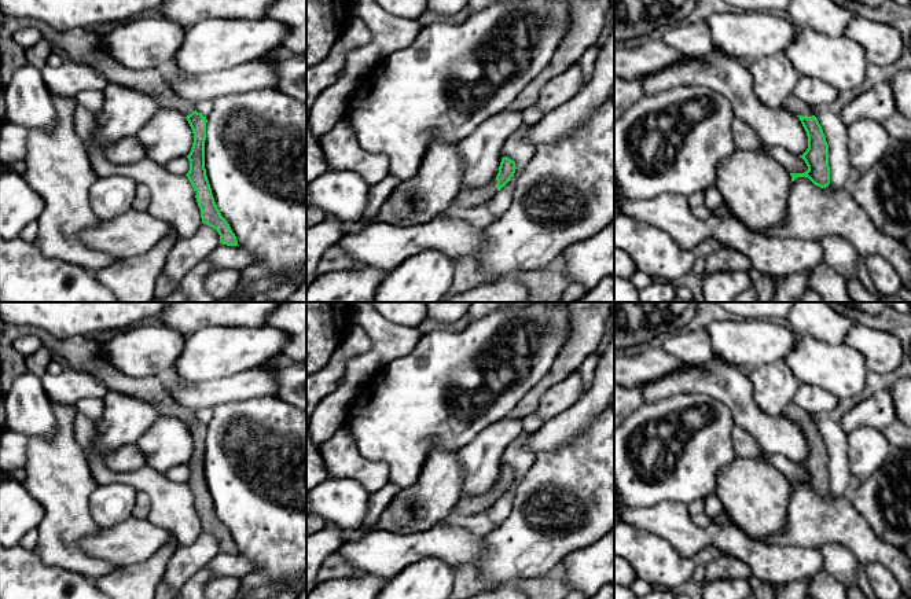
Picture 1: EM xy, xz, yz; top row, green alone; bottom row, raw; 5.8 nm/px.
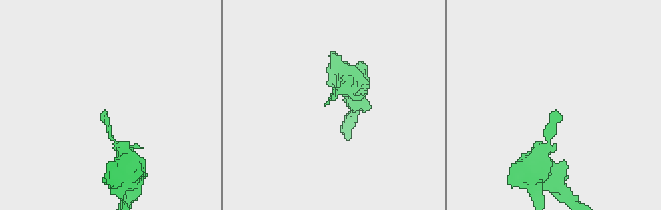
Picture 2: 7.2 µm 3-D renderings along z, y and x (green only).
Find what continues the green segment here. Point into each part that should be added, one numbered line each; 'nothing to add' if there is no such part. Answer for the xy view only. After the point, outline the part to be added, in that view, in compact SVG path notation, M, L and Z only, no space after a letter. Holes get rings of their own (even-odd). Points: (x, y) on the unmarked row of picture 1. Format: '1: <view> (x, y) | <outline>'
1: xy (83, 353) | M4 326L0 338L0 393L5 397L14 381L27 368L25 357L14 349L14 342L22 335L36 335L43 346L60 354L73 370L93 374L109 392L136 397L158 411L159 416L173 416L184 425L195 419L195 411L183 407L170 397L162 376L132 378L124 375L100 356L100 345L93 337L56 338L41 328L30 326Z

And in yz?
1: yz (793, 412) | M793 401L785 408L783 416L796 423L802 423L802 425L813 423L811 414L797 407Z

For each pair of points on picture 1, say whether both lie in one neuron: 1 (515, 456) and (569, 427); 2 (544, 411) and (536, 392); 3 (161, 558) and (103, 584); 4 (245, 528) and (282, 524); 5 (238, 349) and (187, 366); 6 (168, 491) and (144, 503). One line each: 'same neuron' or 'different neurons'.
1: different neurons
2: different neurons
3: same neuron
4: same neuron
5: same neuron
6: different neurons

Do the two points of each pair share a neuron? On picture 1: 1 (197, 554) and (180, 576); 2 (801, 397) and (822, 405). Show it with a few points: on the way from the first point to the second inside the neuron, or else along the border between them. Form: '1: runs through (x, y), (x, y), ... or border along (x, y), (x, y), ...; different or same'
1: runs through (191, 559), (180, 570); same
2: runs through (807, 397), (816, 400); same

